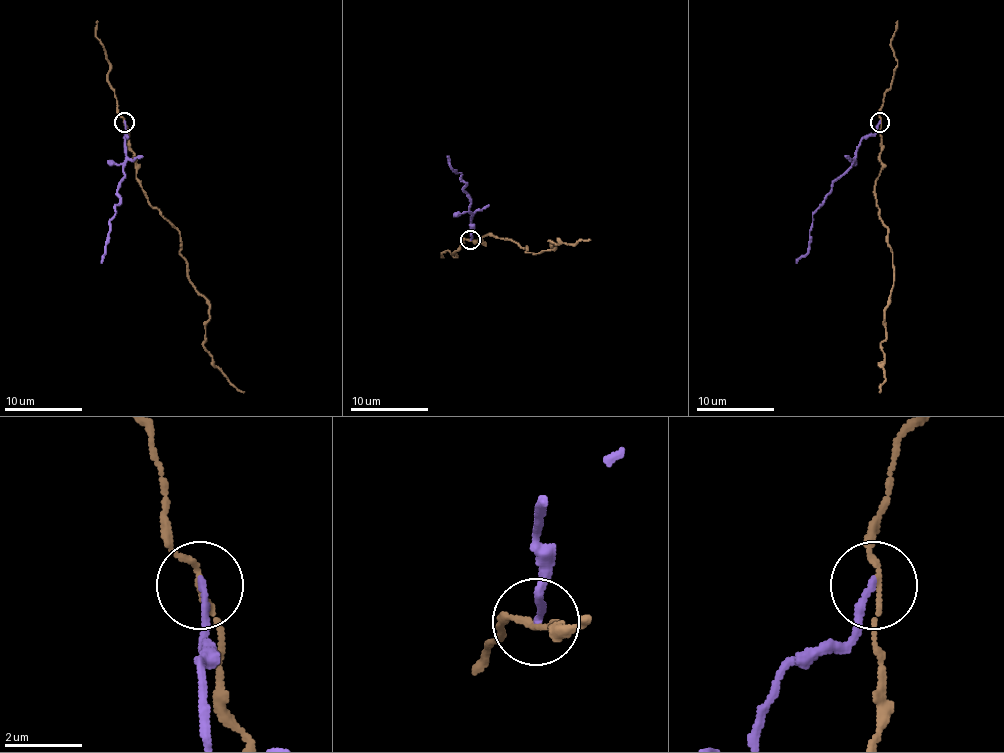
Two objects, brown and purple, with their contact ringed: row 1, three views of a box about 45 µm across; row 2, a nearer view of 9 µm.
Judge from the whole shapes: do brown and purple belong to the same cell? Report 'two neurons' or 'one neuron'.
two neurons

